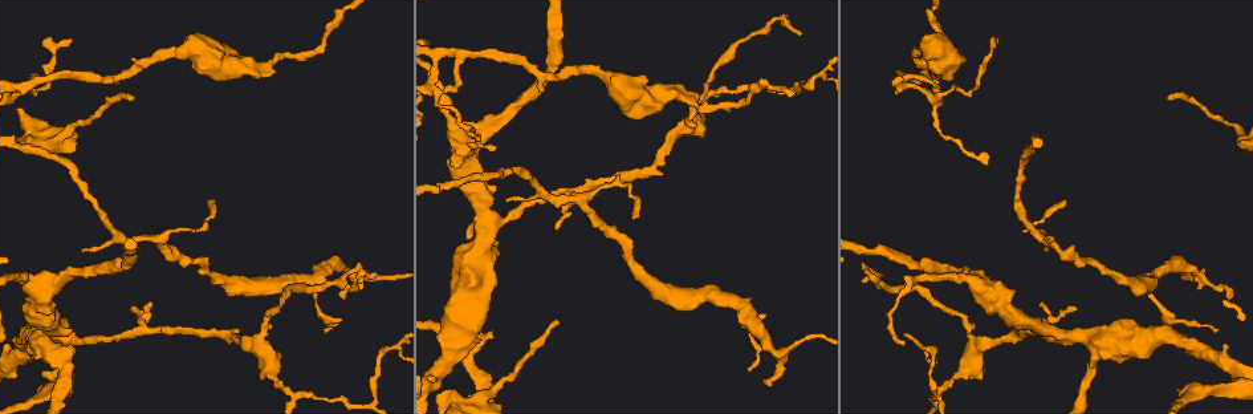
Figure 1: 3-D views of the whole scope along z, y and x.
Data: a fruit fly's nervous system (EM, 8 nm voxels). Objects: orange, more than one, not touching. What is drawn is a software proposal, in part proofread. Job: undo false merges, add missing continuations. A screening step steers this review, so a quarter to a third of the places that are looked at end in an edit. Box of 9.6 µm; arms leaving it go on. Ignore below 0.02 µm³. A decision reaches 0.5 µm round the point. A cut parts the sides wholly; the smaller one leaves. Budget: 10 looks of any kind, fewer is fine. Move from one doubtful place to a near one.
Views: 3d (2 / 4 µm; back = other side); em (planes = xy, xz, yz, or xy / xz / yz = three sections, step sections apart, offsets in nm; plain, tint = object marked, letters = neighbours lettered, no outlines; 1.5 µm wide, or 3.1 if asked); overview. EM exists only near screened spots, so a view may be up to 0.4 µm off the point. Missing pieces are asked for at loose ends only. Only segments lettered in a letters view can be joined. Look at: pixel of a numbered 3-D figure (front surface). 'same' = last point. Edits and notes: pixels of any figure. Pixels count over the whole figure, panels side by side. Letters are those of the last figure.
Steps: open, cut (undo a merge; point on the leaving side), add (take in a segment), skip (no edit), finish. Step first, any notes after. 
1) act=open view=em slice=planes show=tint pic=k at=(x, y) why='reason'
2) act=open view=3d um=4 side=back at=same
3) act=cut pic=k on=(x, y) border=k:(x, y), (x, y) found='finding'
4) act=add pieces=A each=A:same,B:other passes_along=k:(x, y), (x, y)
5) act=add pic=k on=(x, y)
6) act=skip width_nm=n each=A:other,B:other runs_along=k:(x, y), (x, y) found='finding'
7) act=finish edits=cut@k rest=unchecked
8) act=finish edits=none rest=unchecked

act=open view=em slice=planes show=letters pic=1 at=(492, 330) why='branch stops here'

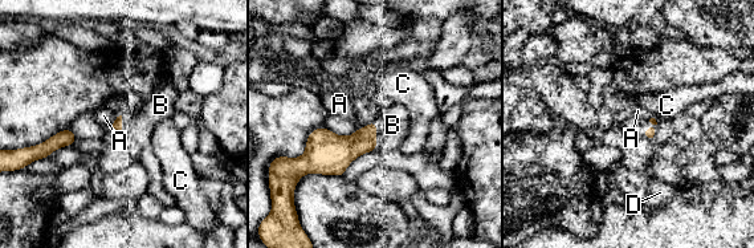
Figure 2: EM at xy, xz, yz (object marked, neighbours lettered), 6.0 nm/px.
act=add pieces=B longest_contact=B:190nm each=A:other,B:same,C:other,D:other found='it goes on there'

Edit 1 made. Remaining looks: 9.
act=open view=overview

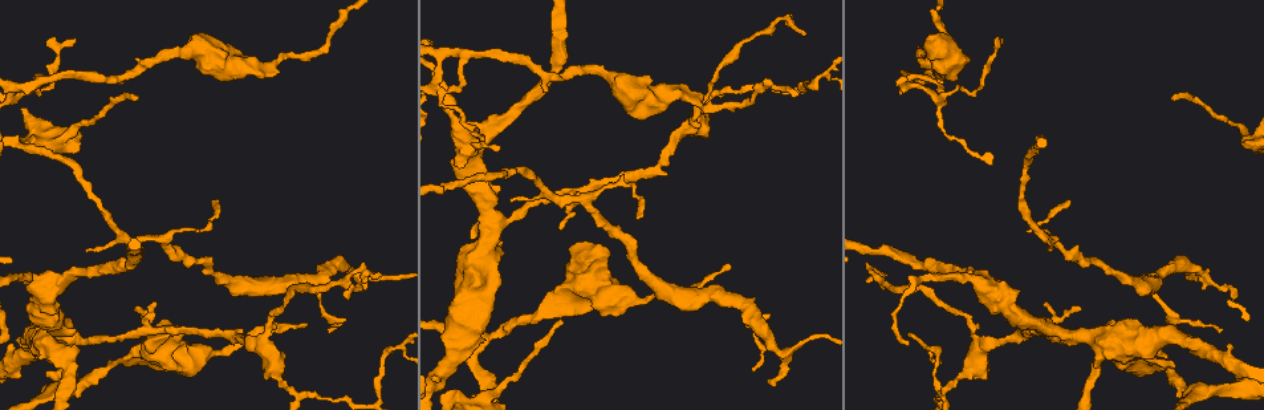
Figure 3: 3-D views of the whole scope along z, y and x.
act=open view=3d um=2 pic=3 at=(561, 321) why='long arm stops here'

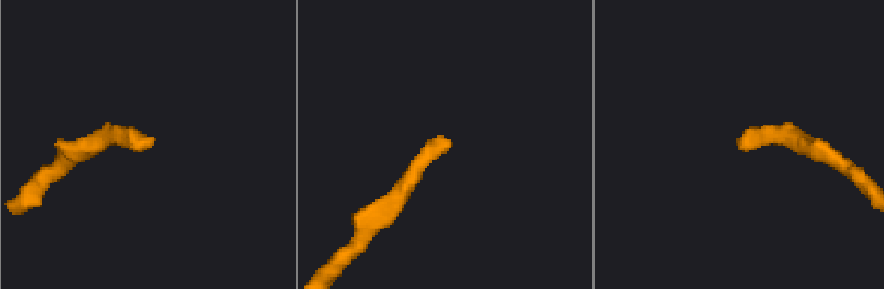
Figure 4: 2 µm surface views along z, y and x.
act=open view=em slice=xz step=4 show=letters pic=4 at=(744, 147) why='now the EM'

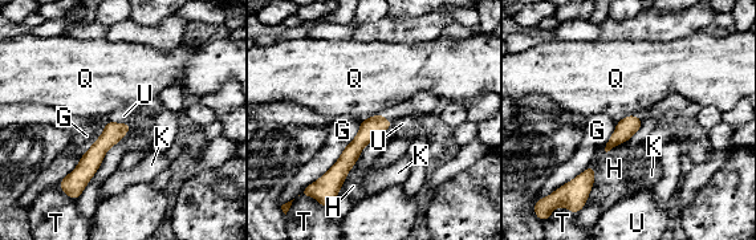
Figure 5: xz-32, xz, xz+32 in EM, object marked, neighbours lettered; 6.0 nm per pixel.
act=open view=em slice=planes show=letters at=same

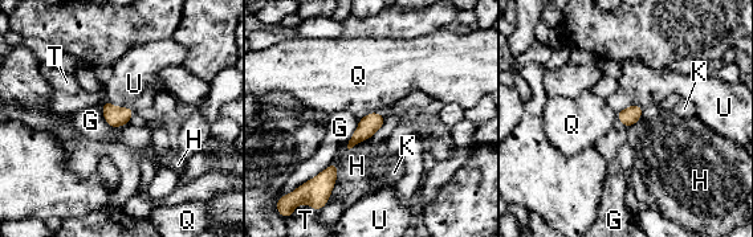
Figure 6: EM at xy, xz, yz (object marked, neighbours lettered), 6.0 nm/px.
act=skip width_nm=110 each=G:other,H:other,K:other,Q:other,T:other,U:other found='no lettered segment goes on from it'

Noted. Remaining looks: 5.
act=open view=em slice=xy step=8 show=plain pic=3 at=(152, 304) why='thin end'

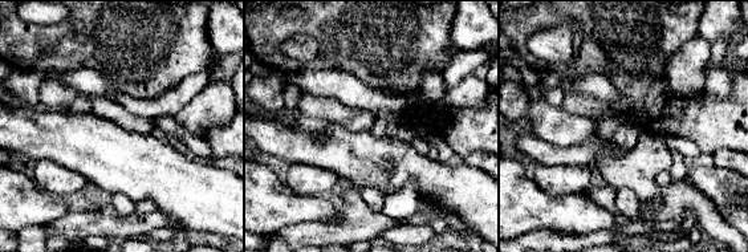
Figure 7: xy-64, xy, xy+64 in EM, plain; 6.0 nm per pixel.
act=open view=em slice=xy step=8 show=letters at=same

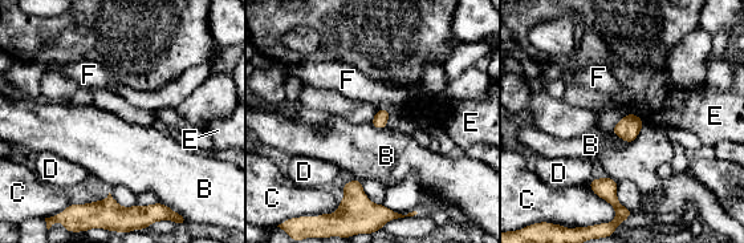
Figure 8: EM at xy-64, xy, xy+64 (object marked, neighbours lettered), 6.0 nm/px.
act=skip each=B:other,C:other,D:other,E:other,F:other border=8:(627, 112), (638, 116), (645, 122) found='none of them fits'

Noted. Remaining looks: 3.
act=open view=em slice=planes show=letters pic=3 at=(772, 381) why='tapers out'

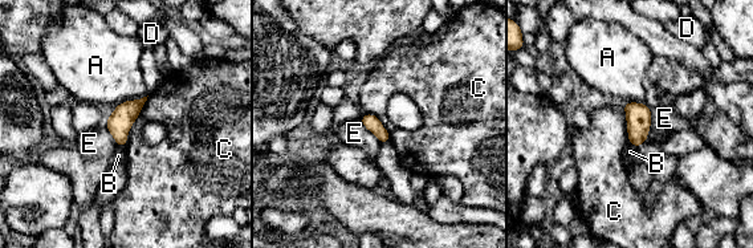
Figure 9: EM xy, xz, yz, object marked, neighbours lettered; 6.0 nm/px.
act=skip longest_contact=C:360nm each=A:other,B:other,C:other,D:other,E:other border=9:(149, 96), (129, 130), (123, 147) found='no lettered segment goes on from it'

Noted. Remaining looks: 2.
act=finish edits=add@2 rest=unchecked

